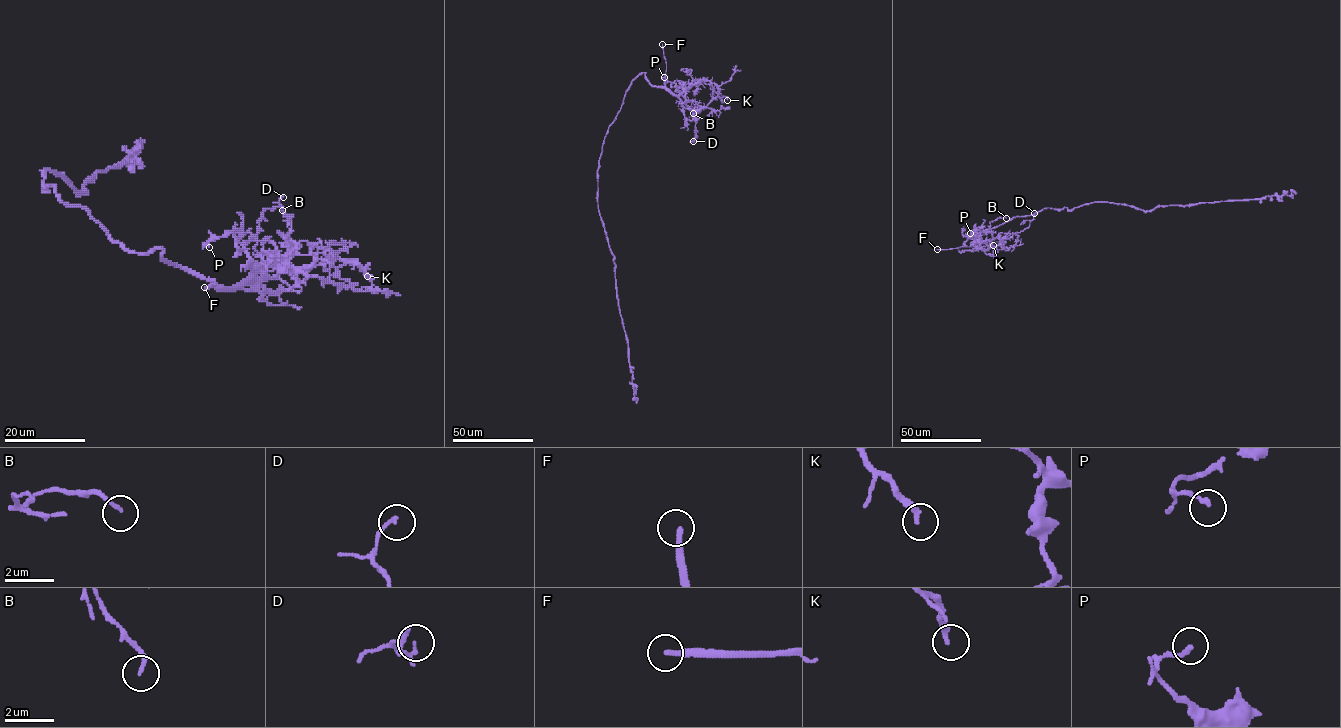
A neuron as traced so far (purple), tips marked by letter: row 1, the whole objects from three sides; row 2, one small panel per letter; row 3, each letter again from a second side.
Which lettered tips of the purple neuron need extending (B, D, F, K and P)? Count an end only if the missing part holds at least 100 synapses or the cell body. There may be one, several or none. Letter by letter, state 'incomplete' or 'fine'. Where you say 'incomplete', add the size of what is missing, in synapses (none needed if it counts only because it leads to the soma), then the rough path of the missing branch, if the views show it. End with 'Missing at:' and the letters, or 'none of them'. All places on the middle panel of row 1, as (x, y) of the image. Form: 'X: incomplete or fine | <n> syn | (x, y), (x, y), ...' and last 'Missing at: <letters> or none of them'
B: fine
D: fine
F: incomplete
K: fine
P: fine
Missing at: F

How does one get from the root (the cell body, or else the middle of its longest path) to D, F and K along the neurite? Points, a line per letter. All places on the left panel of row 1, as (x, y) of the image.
D: (45, 187), (126, 250), (161, 248), (219, 286), (284, 259), (283, 197)
F: (45, 187), (52, 185), (66, 205), (81, 206), (126, 250), (161, 248), (163, 259), (214, 281), (204, 287)
K: (45, 187), (81, 206), (126, 250), (161, 248), (163, 259), (219, 286), (318, 259), (357, 262), (367, 276)

